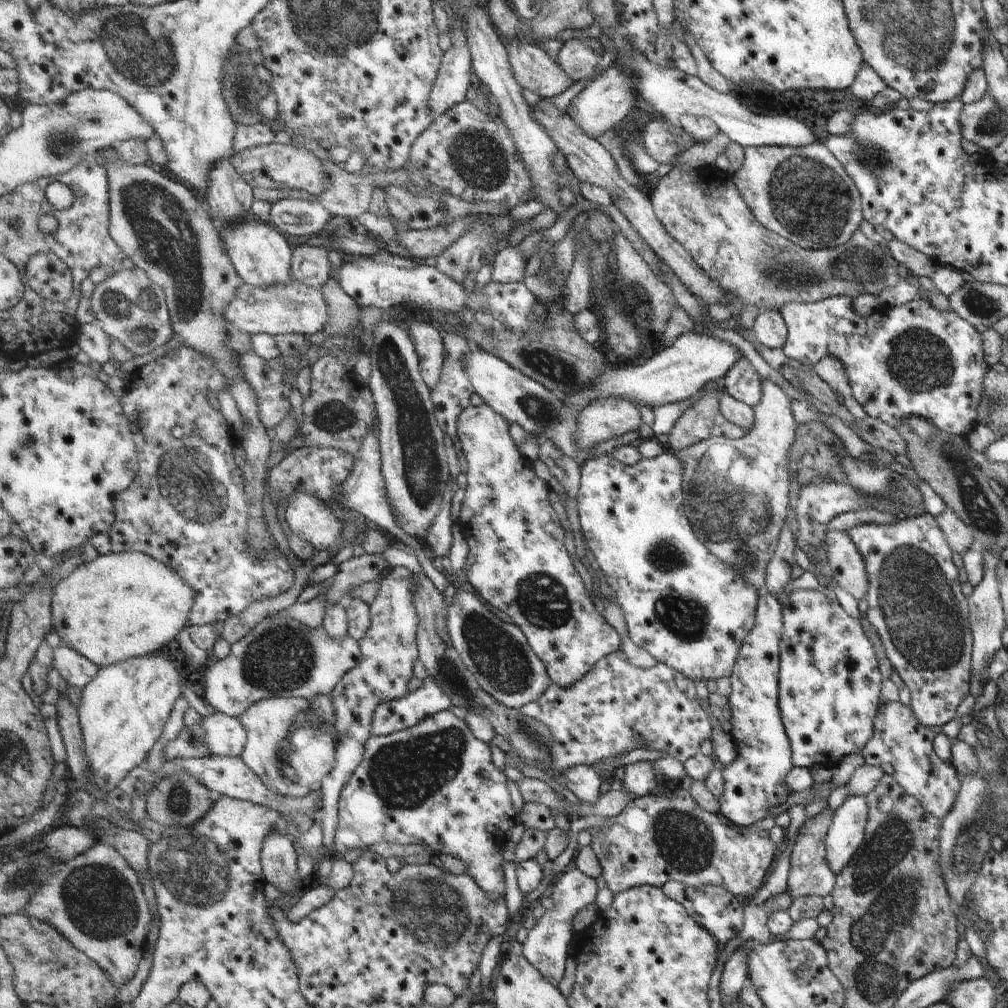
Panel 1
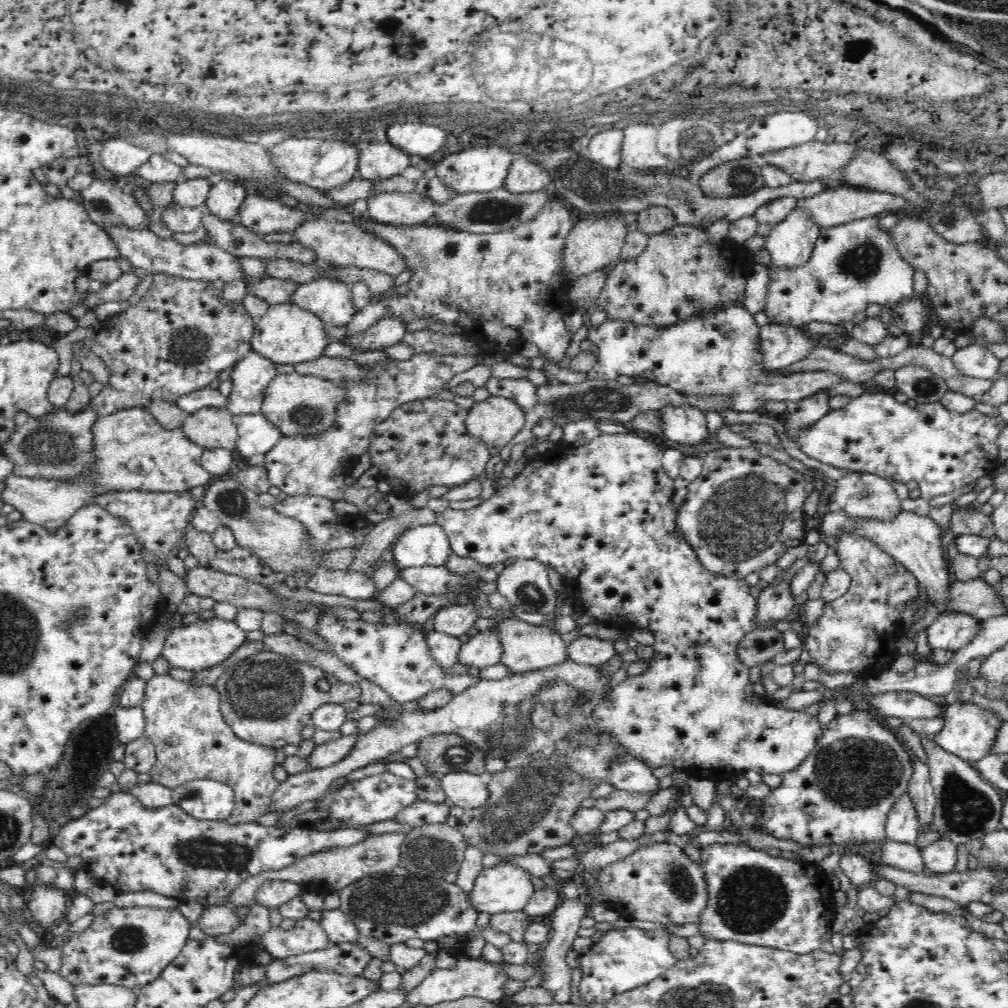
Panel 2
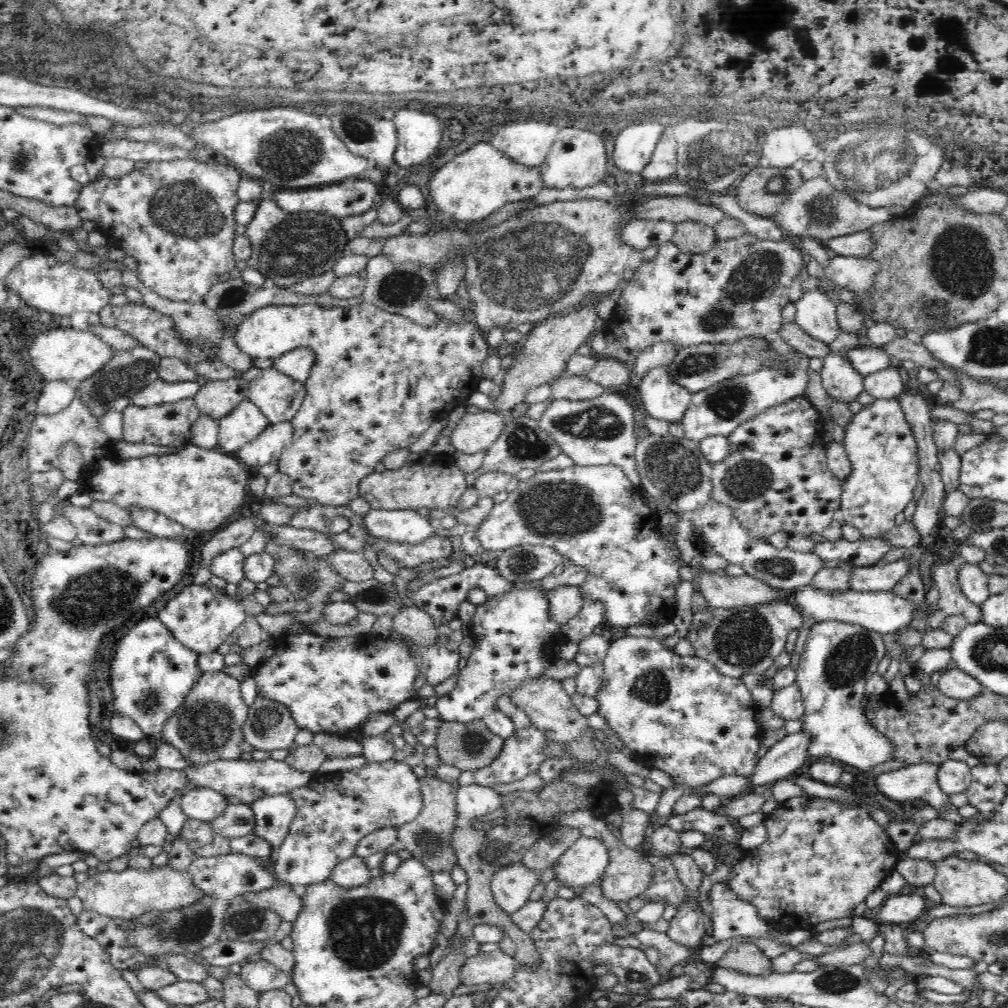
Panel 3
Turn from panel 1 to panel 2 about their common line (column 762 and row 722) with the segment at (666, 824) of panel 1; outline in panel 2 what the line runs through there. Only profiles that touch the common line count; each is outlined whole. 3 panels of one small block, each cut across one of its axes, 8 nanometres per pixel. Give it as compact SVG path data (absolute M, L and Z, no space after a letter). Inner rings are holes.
M852 711L850 714L838 715L835 720L832 720L830 724L822 727L823 736L818 742L818 746L812 750L809 758L806 758L806 762L802 762L802 766L798 766L798 769L794 772L784 774L782 777L782 784L779 788L776 788L765 800L762 811L762 818L764 826L766 826L765 832L780 840L792 839L800 844L806 844L808 847L832 844L835 849L842 851L855 851L864 841L872 843L884 843L887 838L886 832L886 819L890 810L894 804L898 801L898 798L902 797L902 794L907 792L910 778L913 774L913 763L911 754L905 747L899 742L899 739L895 736L895 732L886 726L886 722L878 722L876 718L872 718L869 714L870 711Z

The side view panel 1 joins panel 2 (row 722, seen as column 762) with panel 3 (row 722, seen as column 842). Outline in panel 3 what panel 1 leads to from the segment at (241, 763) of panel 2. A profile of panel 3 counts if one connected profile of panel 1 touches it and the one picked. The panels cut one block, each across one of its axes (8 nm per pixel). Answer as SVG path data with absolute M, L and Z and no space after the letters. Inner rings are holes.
M224 671L203 673L178 714L174 714L174 718L166 724L163 737L190 764L200 766L219 759L239 759L243 753L239 745L243 742L242 726L247 720L249 708L242 700L240 683Z

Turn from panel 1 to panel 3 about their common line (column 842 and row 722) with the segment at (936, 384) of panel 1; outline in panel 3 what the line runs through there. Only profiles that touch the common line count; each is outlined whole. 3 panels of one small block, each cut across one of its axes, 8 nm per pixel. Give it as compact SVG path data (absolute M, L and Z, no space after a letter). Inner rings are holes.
M286 632L284 646L276 646L271 657L255 668L252 677L256 682L257 696L286 706L300 729L350 739L353 735L360 735L362 726L370 720L370 716L394 713L402 702L418 700L420 695L414 684L419 670L426 676L426 682L434 686L442 684L446 678L458 672L460 654L457 650L448 650L445 642L436 643L427 649L419 647L418 652L419 657L412 659L407 647L389 637L356 635L333 639L305 632Z

